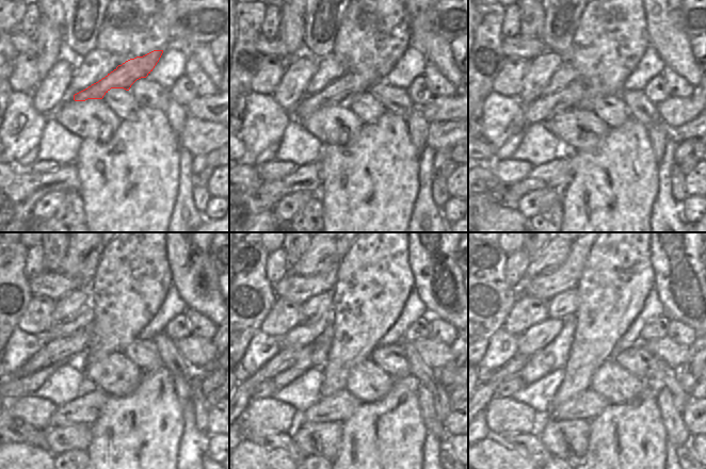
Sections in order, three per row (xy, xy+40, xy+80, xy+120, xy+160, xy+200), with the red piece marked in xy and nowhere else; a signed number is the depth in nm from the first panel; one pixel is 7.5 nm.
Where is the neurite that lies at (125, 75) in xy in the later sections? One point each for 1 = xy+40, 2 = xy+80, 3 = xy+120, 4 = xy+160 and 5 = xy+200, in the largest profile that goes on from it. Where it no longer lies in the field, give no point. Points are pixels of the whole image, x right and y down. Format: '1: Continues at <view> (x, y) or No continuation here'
1: Continues at xy+40 (336, 93)
2: Continues at xy+80 (546, 107)
3: Continues at xy+120 (74, 348)
4: Continues at xy+160 (287, 356)
5: Continues at xy+200 (512, 369)

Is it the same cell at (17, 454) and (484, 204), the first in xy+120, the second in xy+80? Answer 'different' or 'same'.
different

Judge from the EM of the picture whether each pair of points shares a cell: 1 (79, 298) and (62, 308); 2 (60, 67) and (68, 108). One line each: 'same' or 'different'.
1: same
2: different

